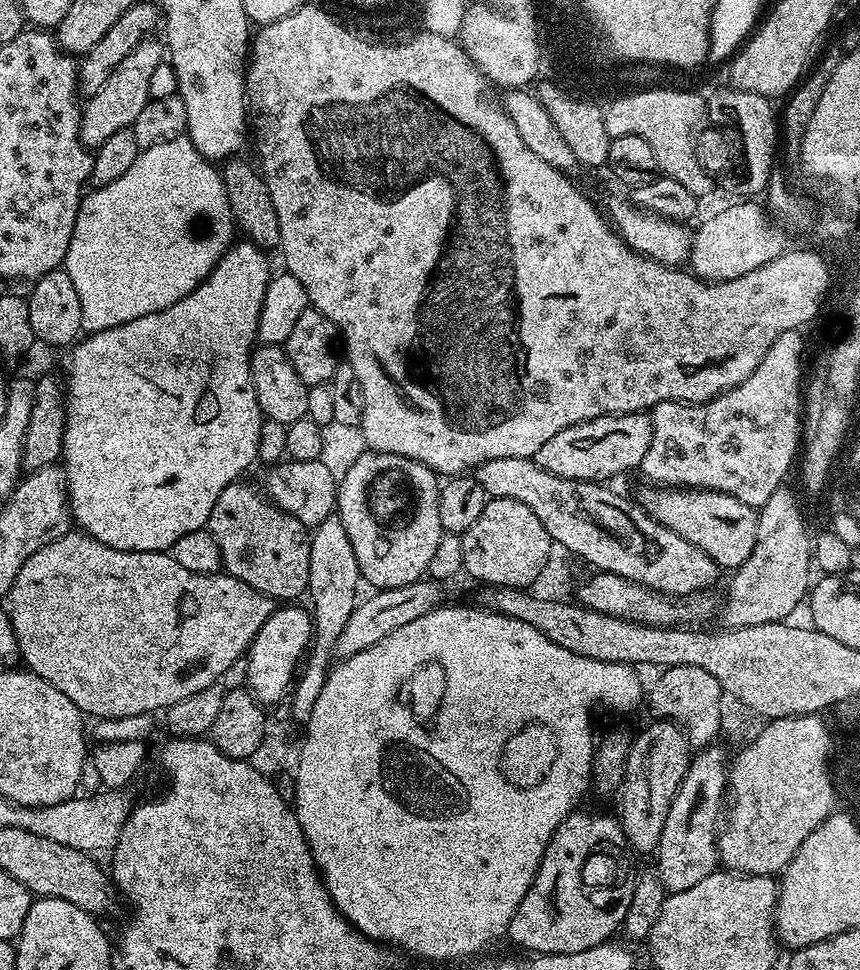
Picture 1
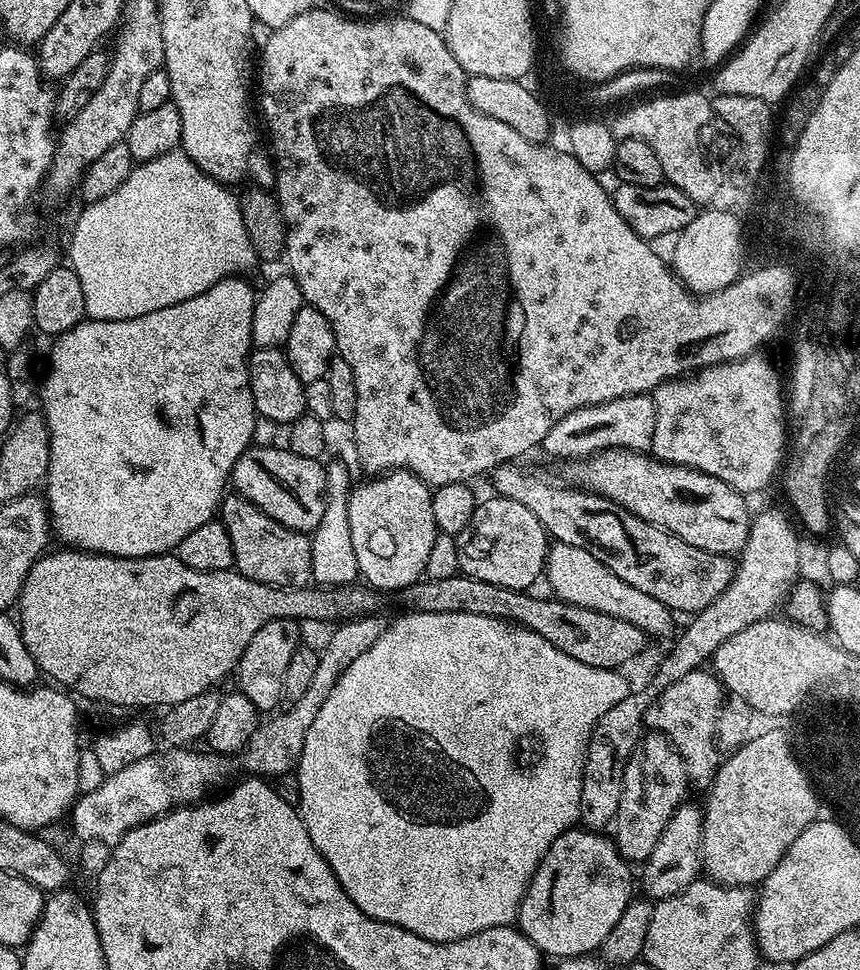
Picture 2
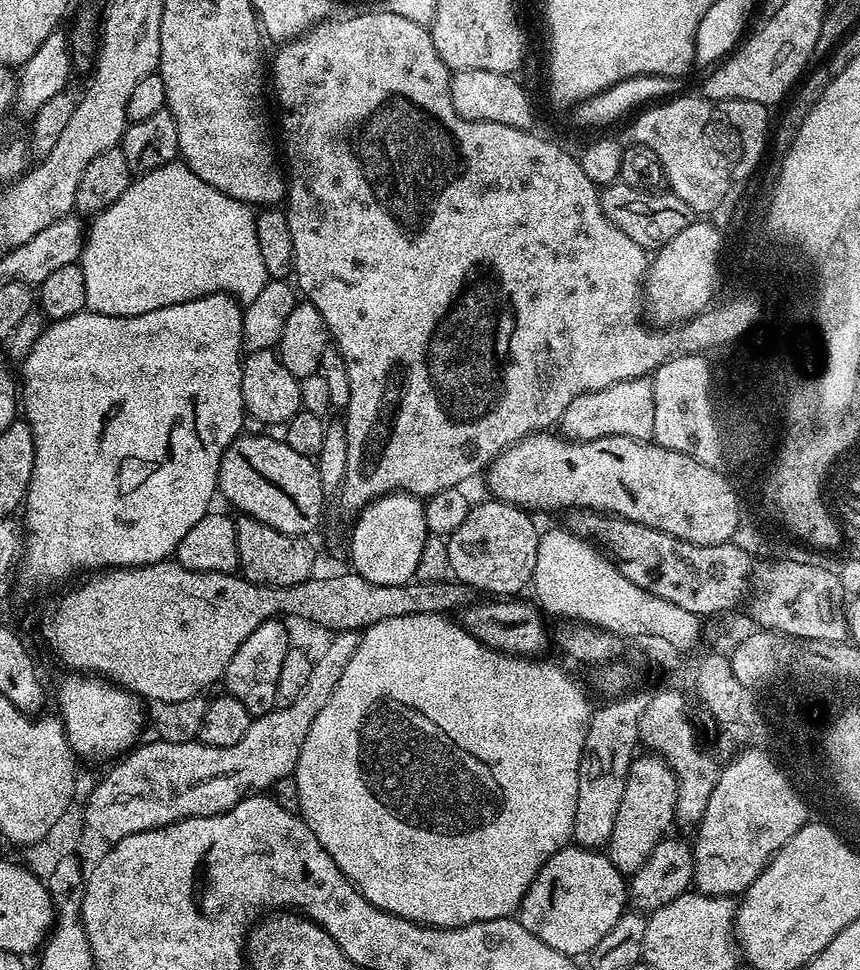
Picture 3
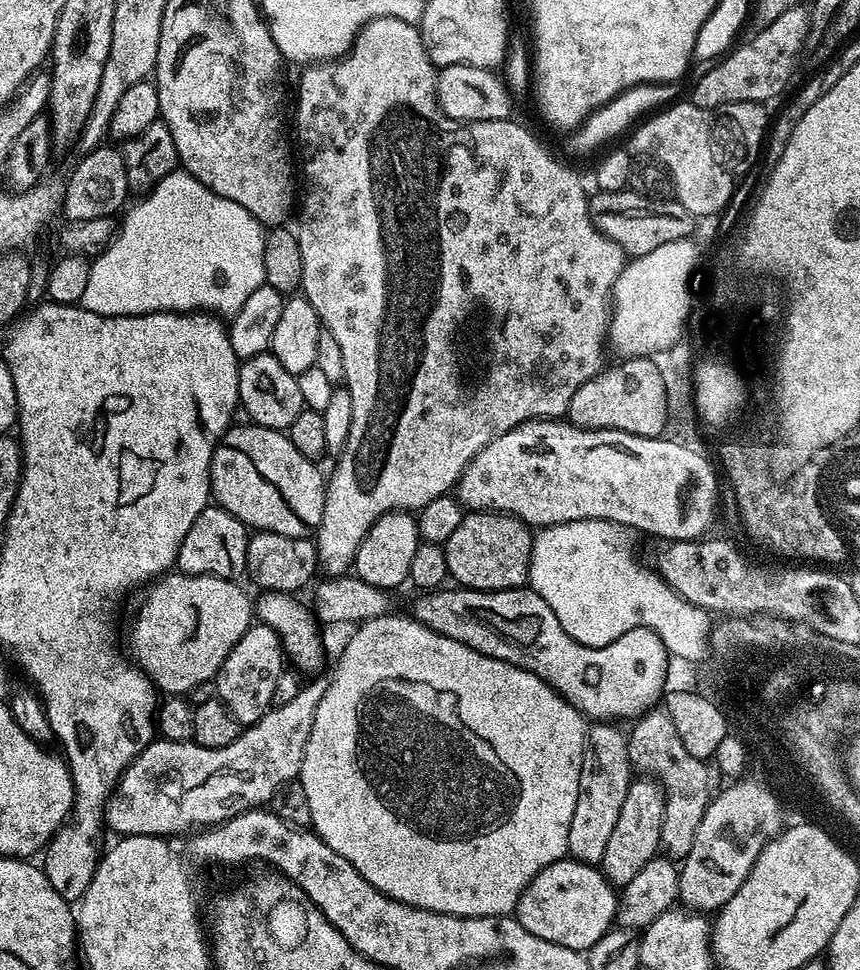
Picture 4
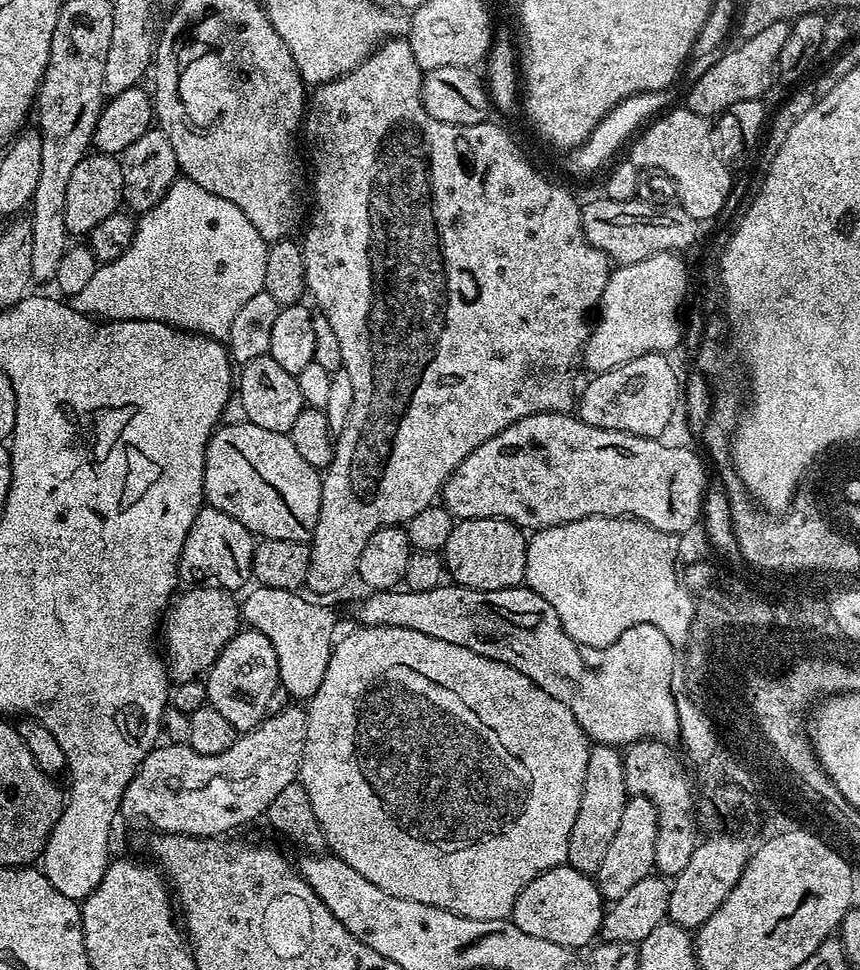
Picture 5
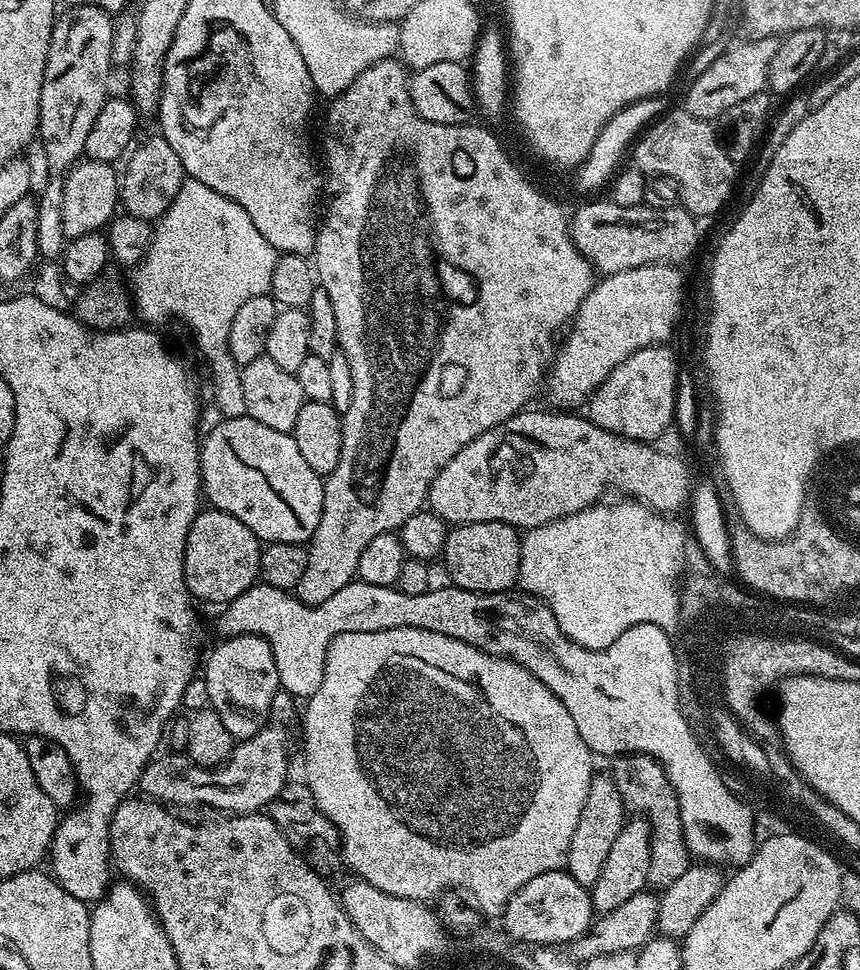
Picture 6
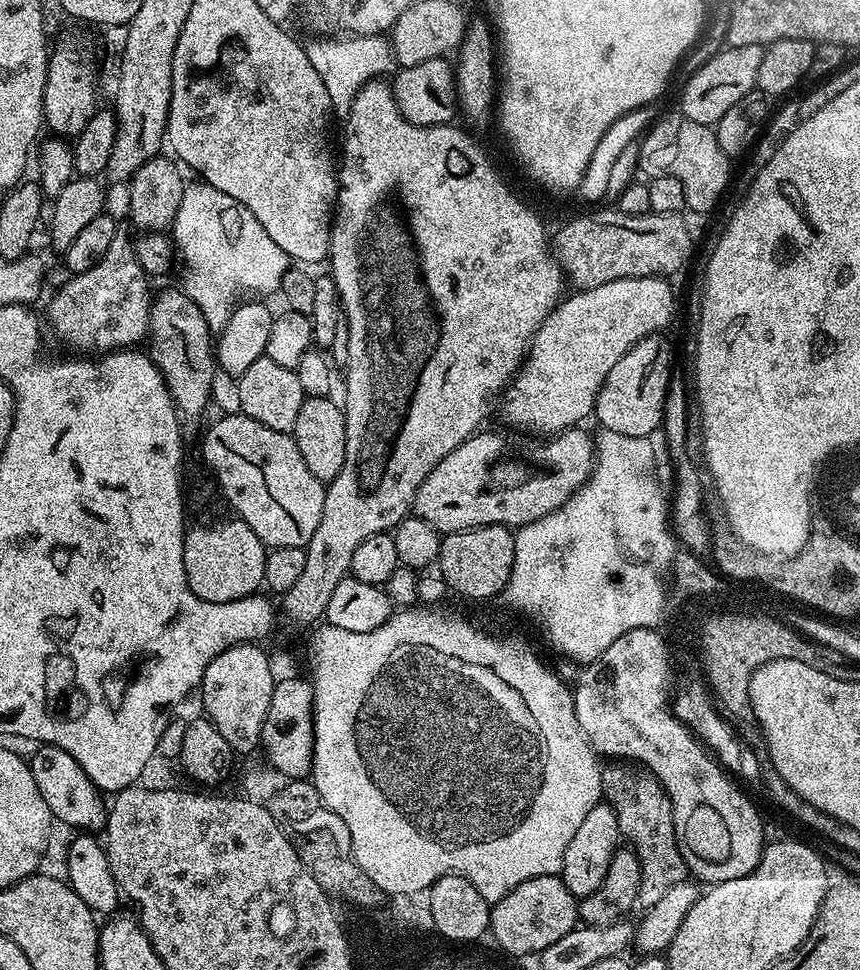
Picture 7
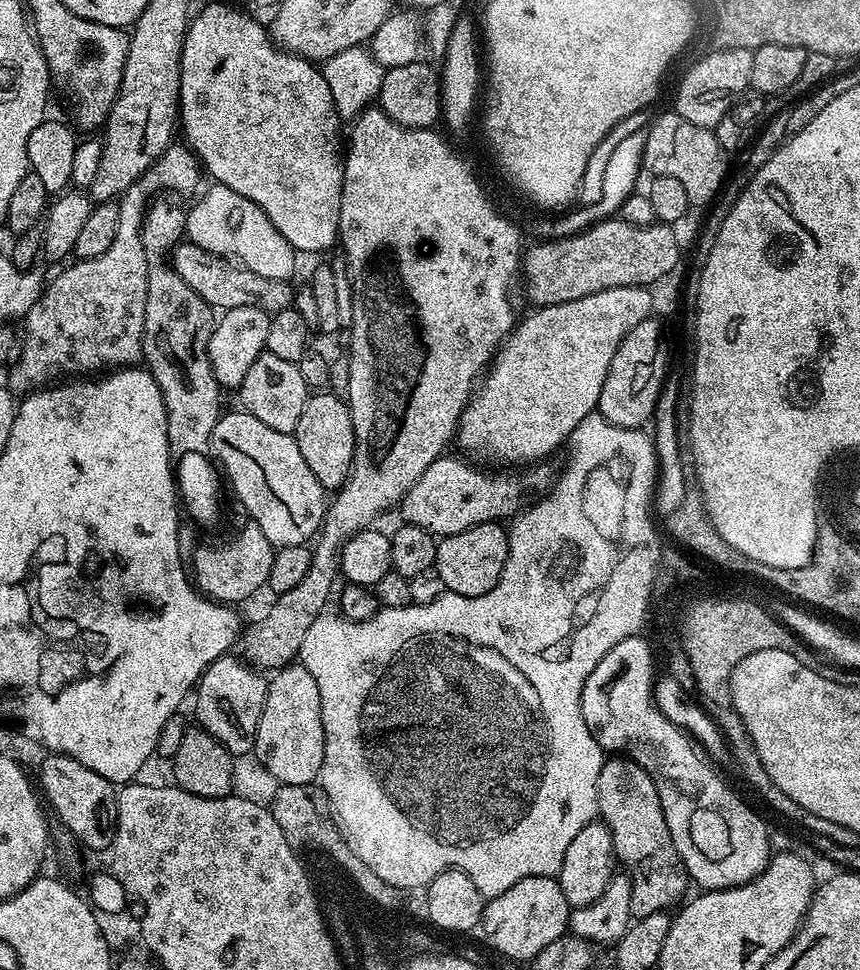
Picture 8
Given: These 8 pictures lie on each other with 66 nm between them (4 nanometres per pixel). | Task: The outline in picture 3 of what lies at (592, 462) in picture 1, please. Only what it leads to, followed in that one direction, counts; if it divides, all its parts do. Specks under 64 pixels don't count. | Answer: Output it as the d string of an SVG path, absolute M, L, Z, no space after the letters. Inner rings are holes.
M648 378L618 382L606 390L580 394L566 406L558 425L570 440L593 440L607 436L625 436L635 440L652 440L654 430L654 390Z

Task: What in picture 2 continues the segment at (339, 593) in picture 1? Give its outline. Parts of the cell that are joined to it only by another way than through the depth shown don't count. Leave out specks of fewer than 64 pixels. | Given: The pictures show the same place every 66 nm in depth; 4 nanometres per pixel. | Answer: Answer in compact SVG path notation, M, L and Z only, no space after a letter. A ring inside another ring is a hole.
M331 459L325 465L326 498L322 521L310 534L311 568L313 581L323 587L345 587L355 583L359 577L359 568L354 553L354 542L350 537L349 494L352 489L352 470L343 462Z

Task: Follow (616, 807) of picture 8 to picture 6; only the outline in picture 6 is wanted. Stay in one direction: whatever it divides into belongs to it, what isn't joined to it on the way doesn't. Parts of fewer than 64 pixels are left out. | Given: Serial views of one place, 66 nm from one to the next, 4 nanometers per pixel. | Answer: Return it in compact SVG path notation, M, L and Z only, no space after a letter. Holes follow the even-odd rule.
M629 754L611 761L610 775L618 794L622 794L625 809L639 814L648 821L650 830L650 874L649 885L662 890L675 882L690 866L690 853L682 834L682 818L678 798L666 778L664 768L654 758Z

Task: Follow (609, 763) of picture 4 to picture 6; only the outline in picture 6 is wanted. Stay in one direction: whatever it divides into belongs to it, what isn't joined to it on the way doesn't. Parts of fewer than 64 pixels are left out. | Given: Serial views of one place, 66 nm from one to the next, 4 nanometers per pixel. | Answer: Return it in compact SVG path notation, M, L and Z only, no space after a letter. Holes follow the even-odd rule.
M593 775L590 794L586 796L586 806L582 806L582 814L578 814L578 827L574 830L574 838L570 838L566 870L572 875L574 882L585 886L598 882L598 873L606 863L608 851L612 848L614 838L618 838L618 830L622 830L625 819L624 799L622 794L618 794L618 786L614 786L611 775Z

